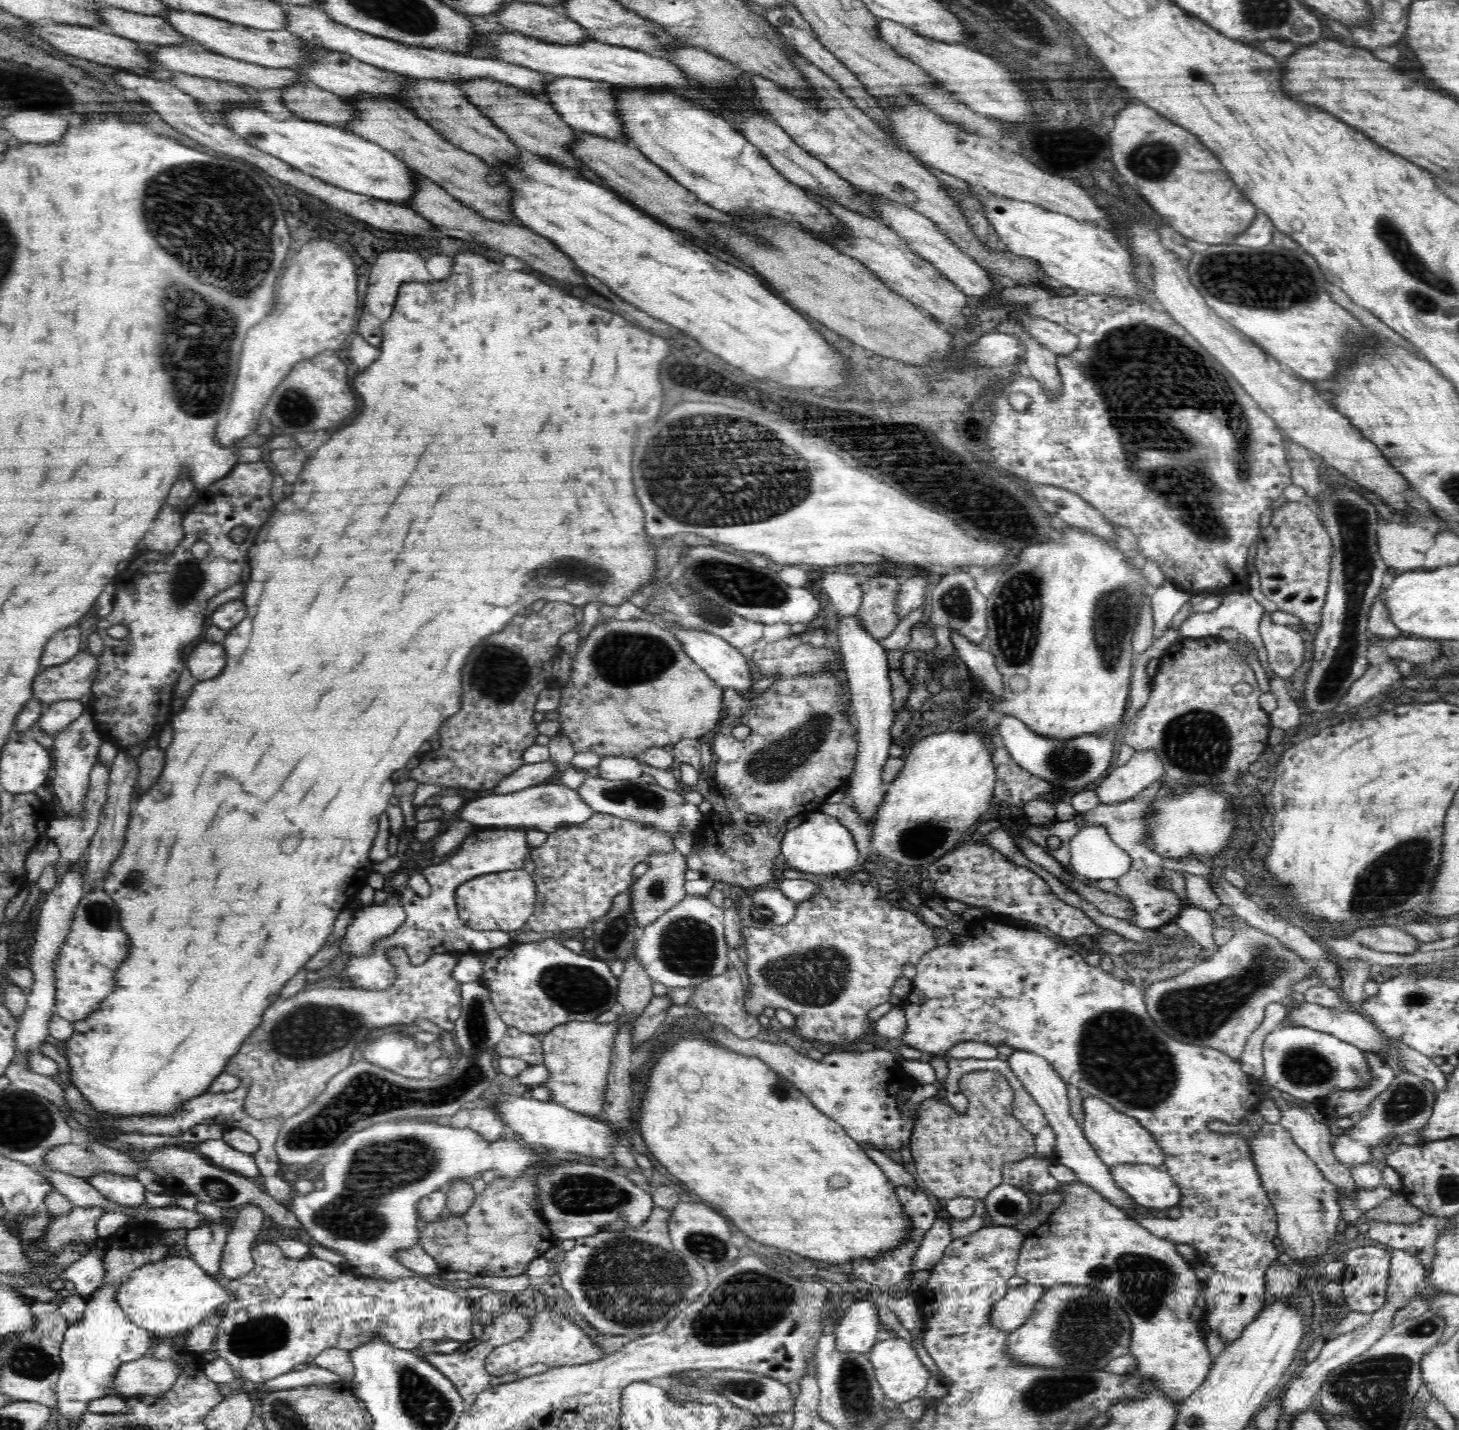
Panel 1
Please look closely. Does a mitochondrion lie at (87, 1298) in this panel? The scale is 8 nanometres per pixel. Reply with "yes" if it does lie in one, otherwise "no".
no

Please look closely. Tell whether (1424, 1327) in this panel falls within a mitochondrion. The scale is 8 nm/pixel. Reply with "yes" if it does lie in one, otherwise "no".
yes

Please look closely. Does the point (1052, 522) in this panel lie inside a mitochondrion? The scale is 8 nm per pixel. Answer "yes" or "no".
no

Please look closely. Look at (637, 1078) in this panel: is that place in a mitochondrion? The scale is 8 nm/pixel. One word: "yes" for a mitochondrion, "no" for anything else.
no

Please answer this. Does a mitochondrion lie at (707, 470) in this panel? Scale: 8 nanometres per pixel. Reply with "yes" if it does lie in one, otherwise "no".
yes

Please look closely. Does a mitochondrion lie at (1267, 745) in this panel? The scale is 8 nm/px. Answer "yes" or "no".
no

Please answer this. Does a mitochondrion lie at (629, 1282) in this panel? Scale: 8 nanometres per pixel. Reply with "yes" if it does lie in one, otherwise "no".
yes

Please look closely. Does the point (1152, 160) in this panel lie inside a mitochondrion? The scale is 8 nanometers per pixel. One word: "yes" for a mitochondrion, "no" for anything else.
yes

